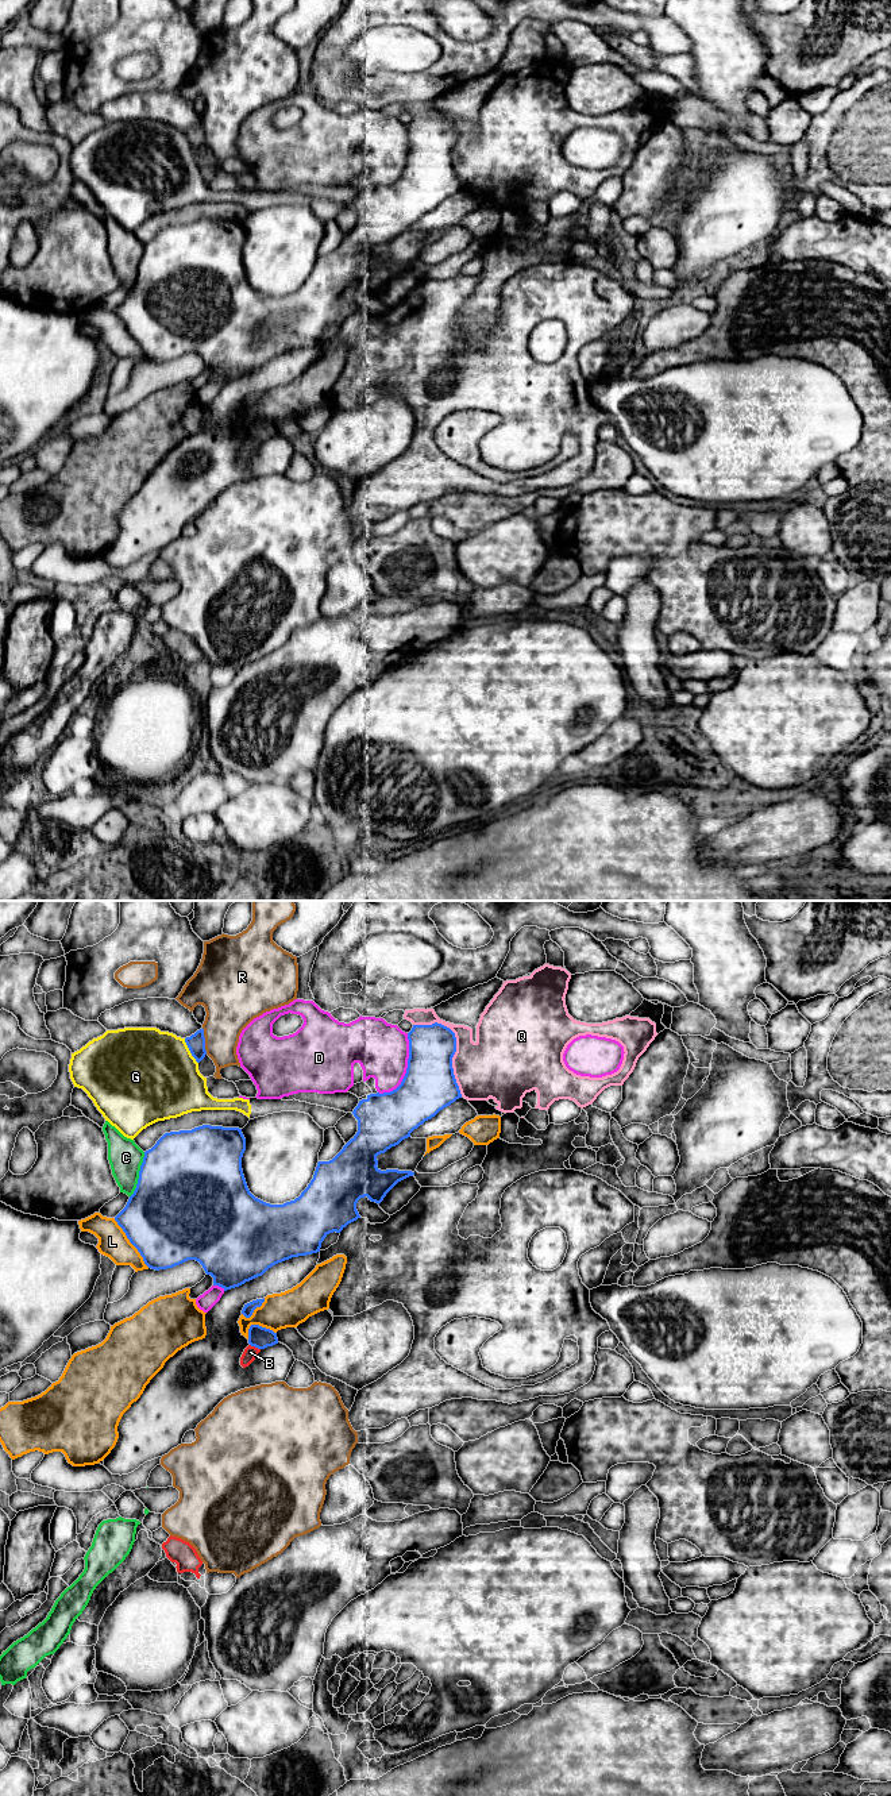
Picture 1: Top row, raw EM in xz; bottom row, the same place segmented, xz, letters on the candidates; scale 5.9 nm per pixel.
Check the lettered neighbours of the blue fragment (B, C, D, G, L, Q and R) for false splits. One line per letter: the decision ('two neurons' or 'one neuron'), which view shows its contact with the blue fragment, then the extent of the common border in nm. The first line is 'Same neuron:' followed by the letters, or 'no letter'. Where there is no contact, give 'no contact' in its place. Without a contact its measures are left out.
Same neuron: no letter
B: two neurons; meets blue in xz; contact 70 nm long
C: two neurons; meets blue in xz; contact 280 nm long
D: two neurons; meets blue in xz; contact 400 nm long
G: two neurons; meets blue in xz; contact 170 nm long
L: two neurons; meets blue in xz; contact 360 nm long
Q: two neurons; meets blue in xz; contact 500 nm long
R: two neurons; meets blue in xz; contact 160 nm long

